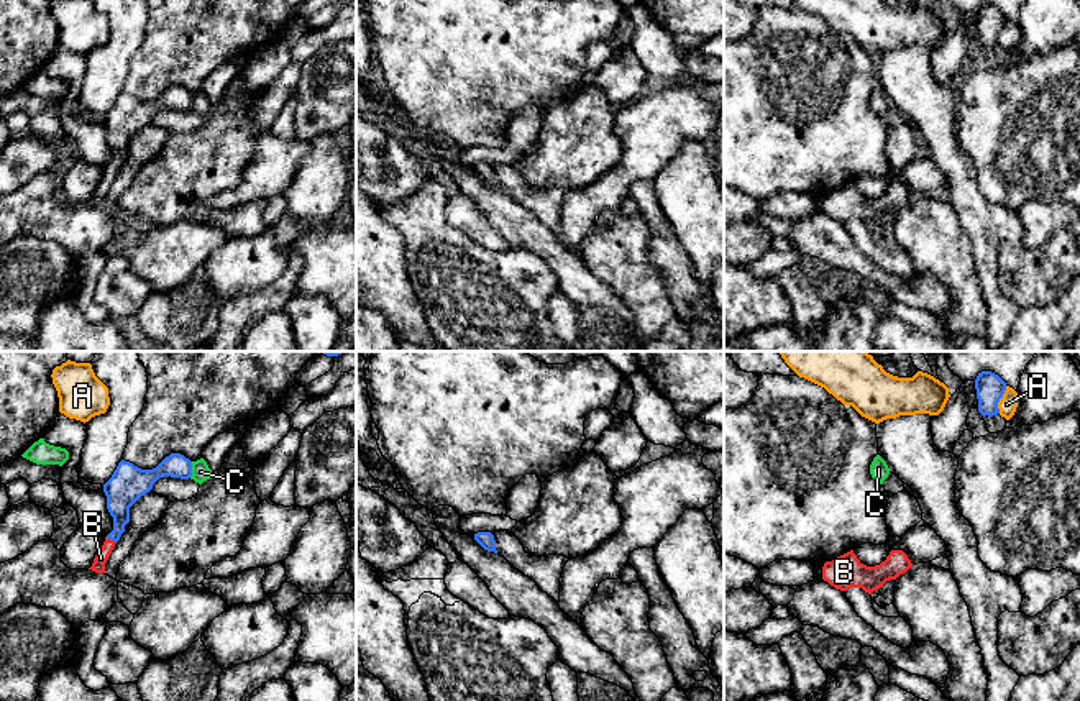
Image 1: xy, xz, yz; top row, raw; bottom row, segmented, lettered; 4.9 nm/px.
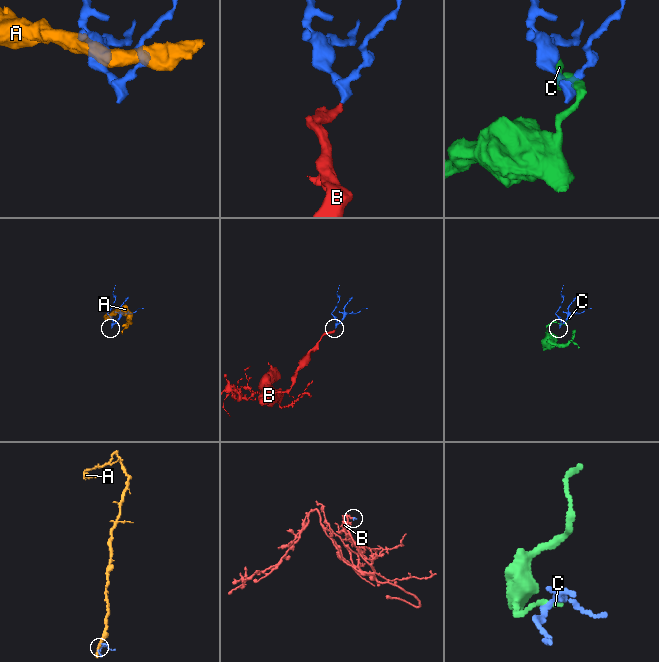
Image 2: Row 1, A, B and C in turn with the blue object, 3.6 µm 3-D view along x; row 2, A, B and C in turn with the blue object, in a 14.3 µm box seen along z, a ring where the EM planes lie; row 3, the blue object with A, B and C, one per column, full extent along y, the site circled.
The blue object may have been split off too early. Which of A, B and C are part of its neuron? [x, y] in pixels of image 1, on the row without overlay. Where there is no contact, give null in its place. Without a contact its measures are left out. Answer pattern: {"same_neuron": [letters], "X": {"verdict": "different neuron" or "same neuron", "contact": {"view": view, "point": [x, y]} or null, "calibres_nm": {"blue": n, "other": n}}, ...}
{"same_neuron": ["B"], "A": {"verdict": "different neuron", "contact": {"view": "yz", "point": [1000, 30]}, "calibres_nm": {"blue": 140, "other": 90}}, "B": {"verdict": "same neuron", "contact": {"view": "xy", "point": [110, 171]}, "calibres_nm": {"blue": 170, "other": 70}}, "C": {"verdict": "different neuron", "contact": {"view": "xy", "point": [191, 102]}, "calibres_nm": {"blue": 120, "other": 90}}}

